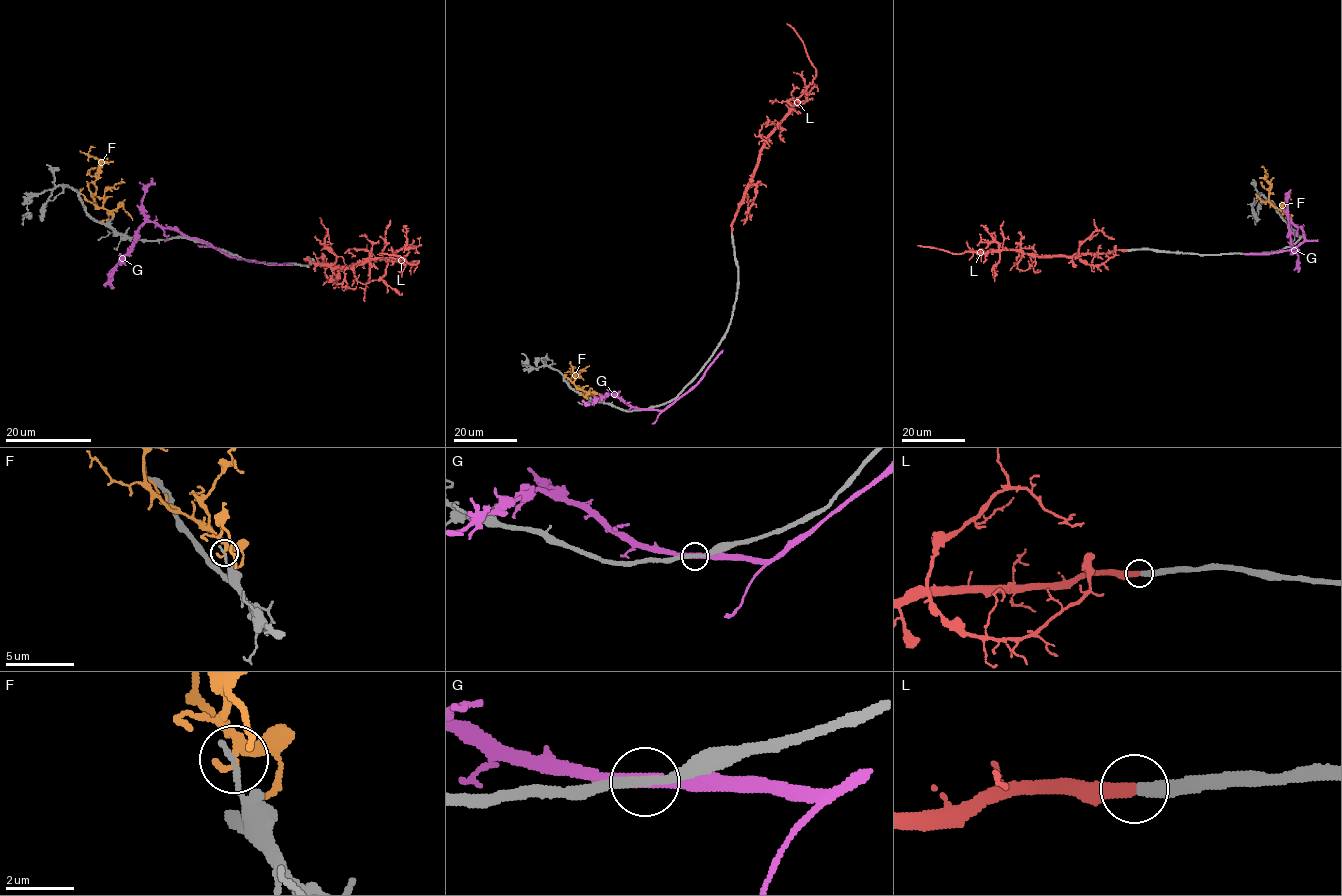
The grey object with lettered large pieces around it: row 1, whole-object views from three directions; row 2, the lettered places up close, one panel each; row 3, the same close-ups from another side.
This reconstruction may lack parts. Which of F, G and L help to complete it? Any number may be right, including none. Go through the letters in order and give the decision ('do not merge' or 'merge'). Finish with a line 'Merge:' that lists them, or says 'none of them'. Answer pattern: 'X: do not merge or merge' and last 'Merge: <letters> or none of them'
F: do not merge
G: do not merge
L: merge
Merge: L

